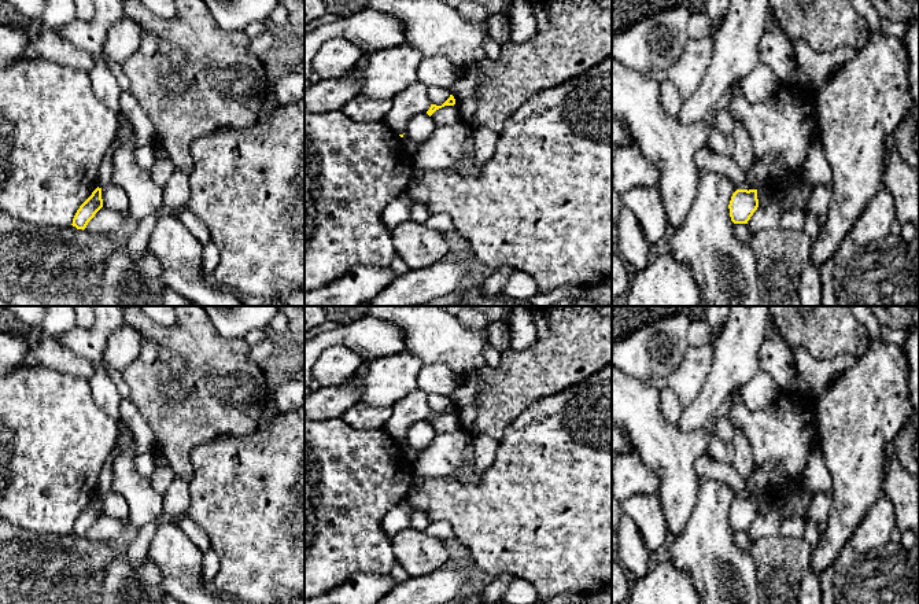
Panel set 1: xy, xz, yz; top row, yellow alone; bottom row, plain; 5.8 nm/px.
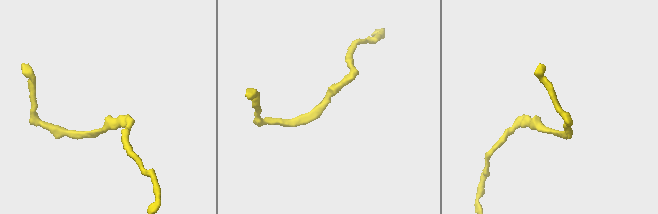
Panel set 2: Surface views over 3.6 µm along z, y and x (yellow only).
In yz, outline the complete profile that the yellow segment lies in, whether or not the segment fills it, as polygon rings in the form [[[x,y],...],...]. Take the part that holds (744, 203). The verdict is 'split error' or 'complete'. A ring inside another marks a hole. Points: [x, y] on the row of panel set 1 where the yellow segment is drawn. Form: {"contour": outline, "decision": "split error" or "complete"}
{"contour": [[[737,189],[728,205],[731,221],[734,224],[748,224],[757,207],[757,189]]], "decision": "complete"}

